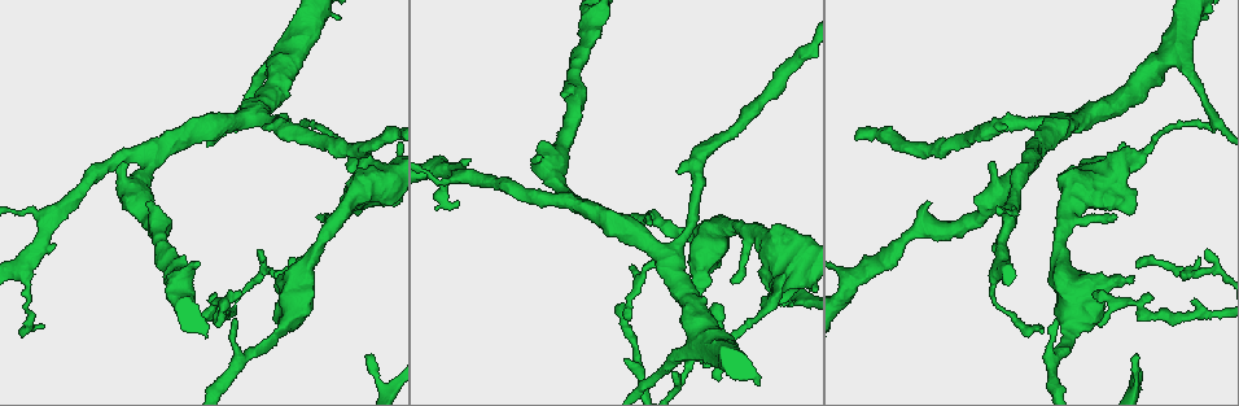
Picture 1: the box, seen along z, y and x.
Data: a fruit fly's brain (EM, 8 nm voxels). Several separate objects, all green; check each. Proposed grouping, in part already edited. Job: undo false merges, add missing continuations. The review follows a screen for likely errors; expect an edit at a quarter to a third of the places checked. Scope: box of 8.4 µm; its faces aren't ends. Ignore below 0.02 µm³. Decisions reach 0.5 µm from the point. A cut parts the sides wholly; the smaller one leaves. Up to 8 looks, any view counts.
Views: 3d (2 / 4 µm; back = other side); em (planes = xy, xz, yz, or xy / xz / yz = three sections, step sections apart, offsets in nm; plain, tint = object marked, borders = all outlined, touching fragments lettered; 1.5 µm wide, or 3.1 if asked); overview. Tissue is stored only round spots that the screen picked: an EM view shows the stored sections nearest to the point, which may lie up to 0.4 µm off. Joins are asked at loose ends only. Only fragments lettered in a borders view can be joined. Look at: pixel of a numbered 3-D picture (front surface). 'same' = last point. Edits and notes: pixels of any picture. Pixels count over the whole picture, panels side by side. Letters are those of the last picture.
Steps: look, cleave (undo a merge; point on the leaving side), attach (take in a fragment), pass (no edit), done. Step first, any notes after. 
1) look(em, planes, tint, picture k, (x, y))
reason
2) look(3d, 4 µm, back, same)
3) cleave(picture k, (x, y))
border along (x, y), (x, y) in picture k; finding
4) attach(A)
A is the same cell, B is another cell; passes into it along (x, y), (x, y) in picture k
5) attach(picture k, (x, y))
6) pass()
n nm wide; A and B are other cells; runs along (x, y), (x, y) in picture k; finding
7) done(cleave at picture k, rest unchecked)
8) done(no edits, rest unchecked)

look(3d, 4 µm, picture 1, (272, 338))
calibre changes

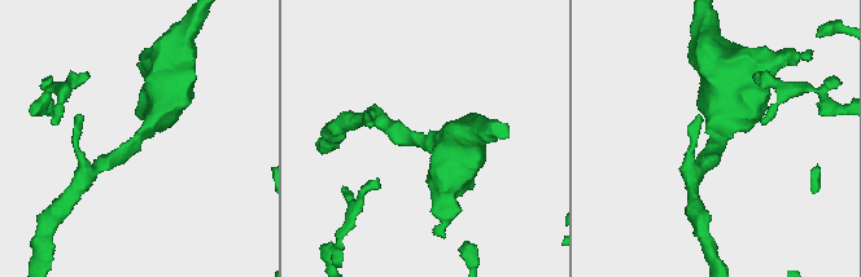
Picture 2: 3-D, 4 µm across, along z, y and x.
look(em, xy, step 4, tint, picture 2, (132, 144))
arms of 220, 600 nm

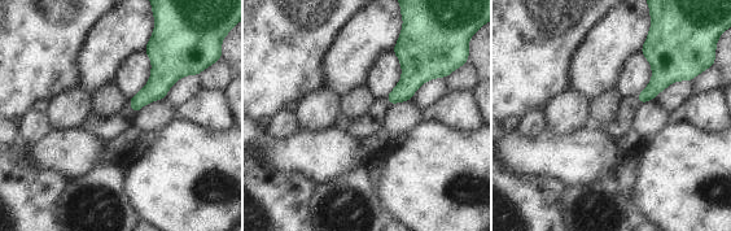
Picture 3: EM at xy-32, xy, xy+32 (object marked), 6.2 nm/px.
look(em, planes, borders, same)

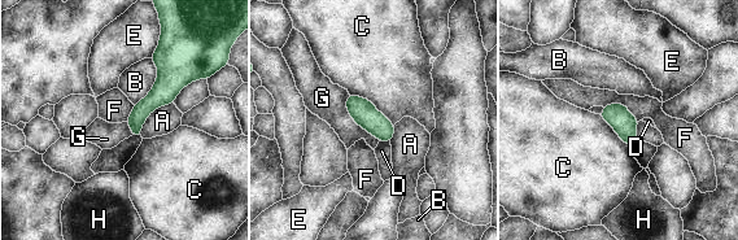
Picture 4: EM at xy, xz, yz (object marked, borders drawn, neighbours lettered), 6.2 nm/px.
pass()
G touches over 340 nm; A, B, C, D, E, F, G and H are other cells; border along (603, 107), (623, 104), (638, 121) in picture 4; continuous, no second neuron

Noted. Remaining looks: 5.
look(em, xz, step 4, borders, picture 1, (320, 216))
an open end

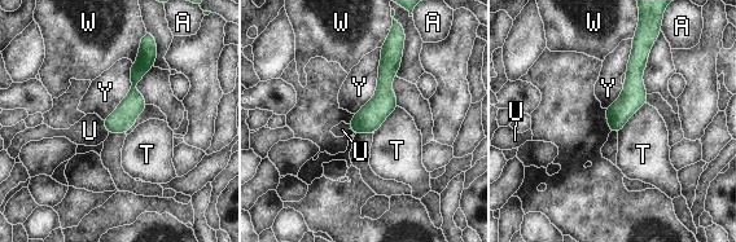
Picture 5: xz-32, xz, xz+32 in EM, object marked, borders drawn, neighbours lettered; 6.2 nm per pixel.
pass()
150 nm wide; A, T, U, W and Y are other cells; border along (144, 35), (132, 64) in picture 5; no lettered fragment goes on from it

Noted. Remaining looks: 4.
look(3d, 2 µm, picture 1, (718, 378))
tapers out

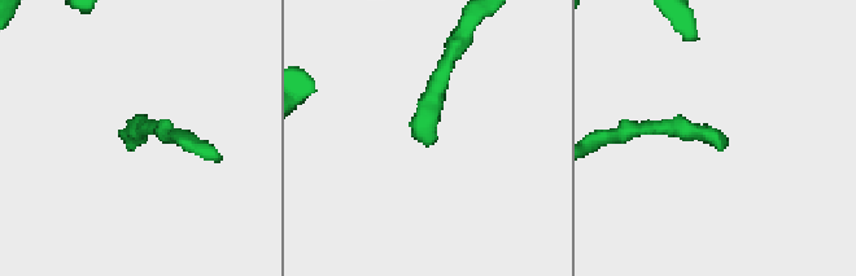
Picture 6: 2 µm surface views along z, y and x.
look(em, yz, step 8, tint, picture 6, (421, 141))

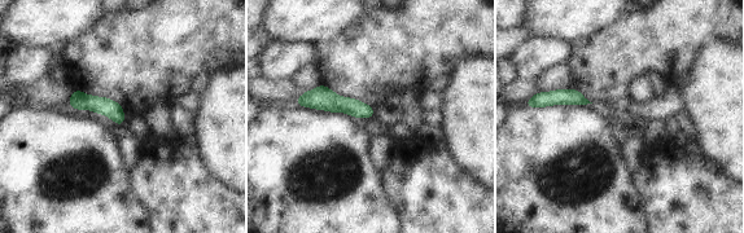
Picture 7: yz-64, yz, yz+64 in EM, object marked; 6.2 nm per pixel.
look(em, planes, borders, same)

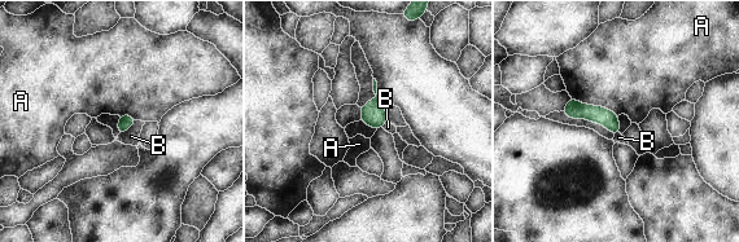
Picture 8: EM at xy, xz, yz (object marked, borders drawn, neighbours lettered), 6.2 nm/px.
pass()
90 nm wide; A and B are other cells; none of them fits

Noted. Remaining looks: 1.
done(no edits, rest unchecked)

